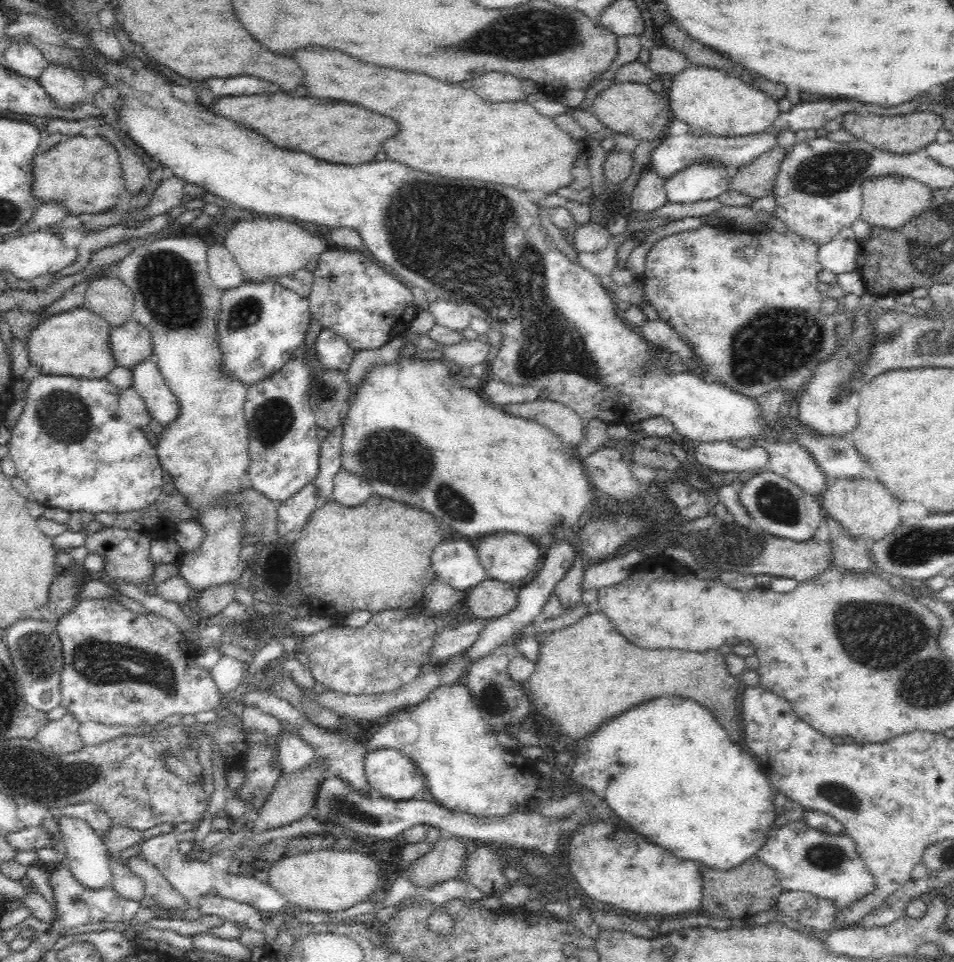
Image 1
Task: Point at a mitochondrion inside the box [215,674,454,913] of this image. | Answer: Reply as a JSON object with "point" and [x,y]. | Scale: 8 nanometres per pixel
{"point":[337,804]}

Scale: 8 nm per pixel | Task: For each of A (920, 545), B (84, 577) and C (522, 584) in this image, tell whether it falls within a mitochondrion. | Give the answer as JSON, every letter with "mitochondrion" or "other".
{"A":"mitochondrion","B":"other","C":"other"}

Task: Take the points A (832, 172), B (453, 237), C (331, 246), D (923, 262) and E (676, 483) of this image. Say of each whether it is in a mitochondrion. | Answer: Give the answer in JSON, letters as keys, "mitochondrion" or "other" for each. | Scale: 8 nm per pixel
{"A":"mitochondrion","B":"mitochondrion","C":"other","D":"mitochondrion","E":"other"}

